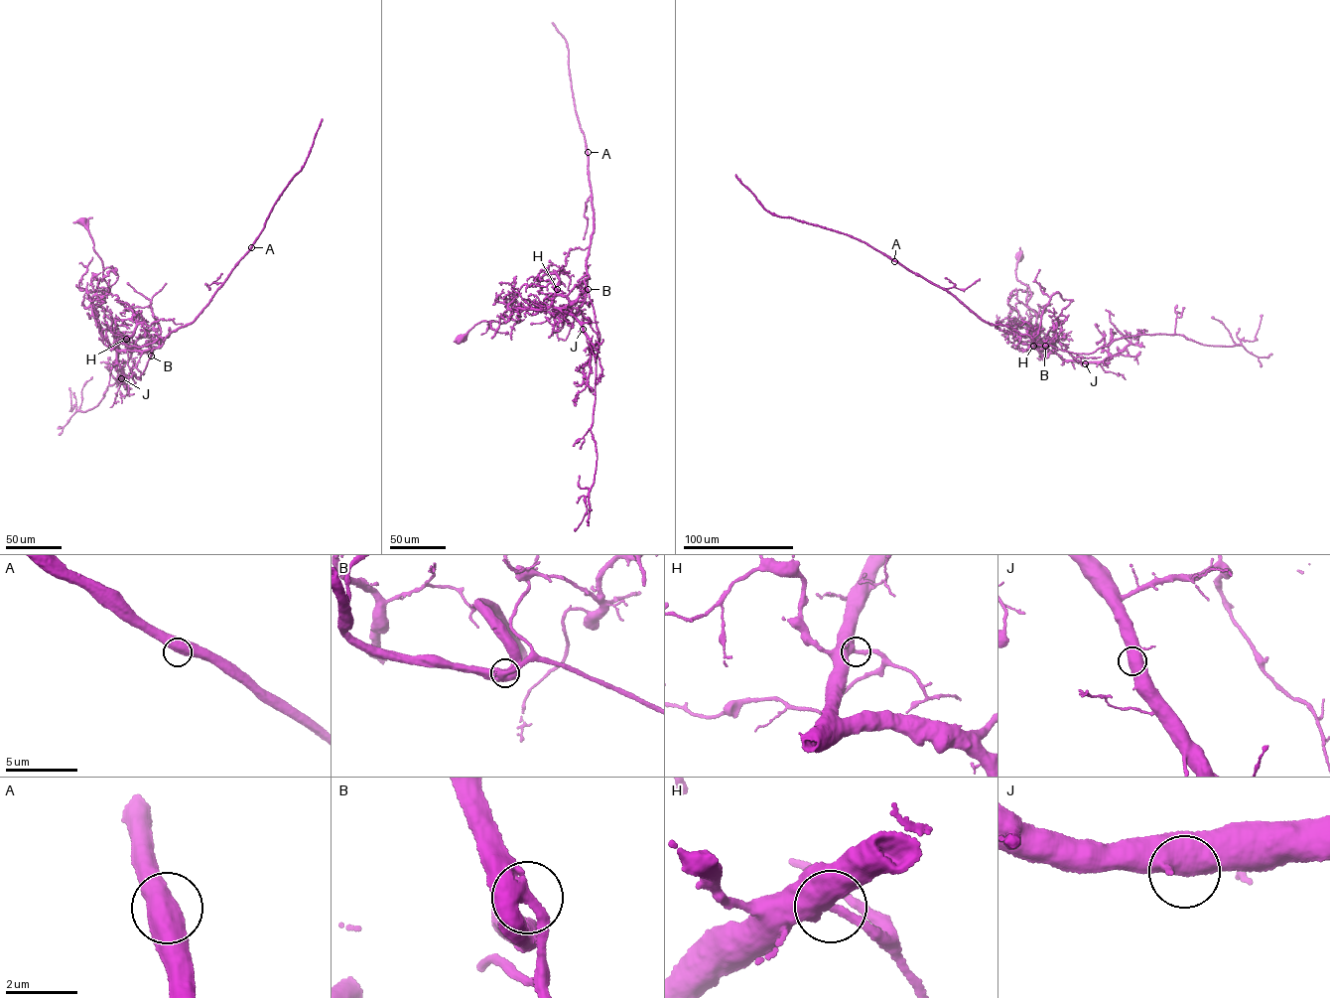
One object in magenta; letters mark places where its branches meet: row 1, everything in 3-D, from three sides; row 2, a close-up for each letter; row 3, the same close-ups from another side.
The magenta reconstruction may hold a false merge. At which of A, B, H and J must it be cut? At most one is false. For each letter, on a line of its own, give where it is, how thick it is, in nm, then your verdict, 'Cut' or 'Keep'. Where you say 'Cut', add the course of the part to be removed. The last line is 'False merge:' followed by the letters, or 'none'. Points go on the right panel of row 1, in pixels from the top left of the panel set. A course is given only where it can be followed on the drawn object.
A: Place: (894, 261). Thickness 550 nm. Keep
B: Place: (1045, 346). Thickness 500 nm. Keep
H: Place: (1033, 346). Thickness 440 nm. Keep
J: Place: (1085, 363). Thickness 500 nm. Keep
False merge: none

